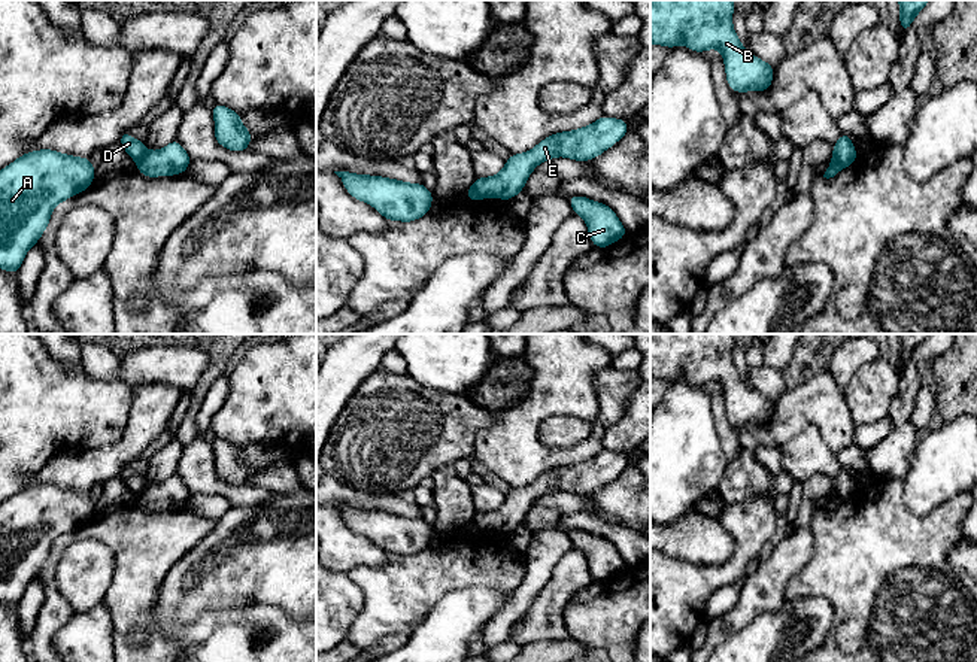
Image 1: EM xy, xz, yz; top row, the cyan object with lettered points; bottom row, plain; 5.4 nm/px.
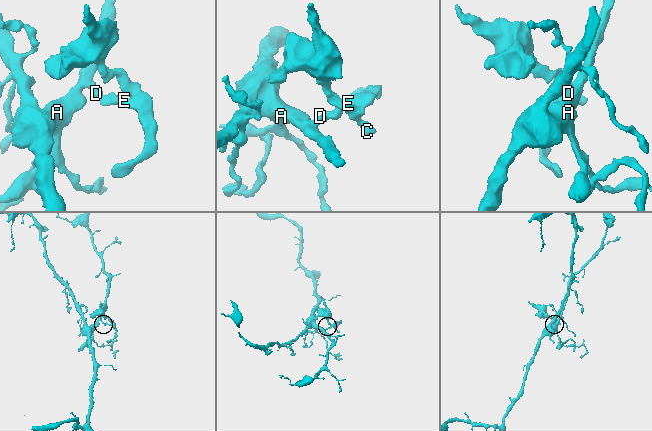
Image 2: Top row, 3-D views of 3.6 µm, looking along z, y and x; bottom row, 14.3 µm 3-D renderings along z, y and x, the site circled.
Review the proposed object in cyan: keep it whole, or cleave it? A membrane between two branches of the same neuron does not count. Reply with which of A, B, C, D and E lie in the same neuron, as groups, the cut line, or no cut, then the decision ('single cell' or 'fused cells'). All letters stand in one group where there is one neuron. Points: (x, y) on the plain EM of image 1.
groups A D / B C E; cut xy (146, 486), (137, 497); fused cells

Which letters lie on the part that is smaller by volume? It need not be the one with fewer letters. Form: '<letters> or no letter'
B, C, E

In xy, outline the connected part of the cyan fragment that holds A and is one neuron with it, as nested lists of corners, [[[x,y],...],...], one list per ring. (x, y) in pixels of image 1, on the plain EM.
[[[52,483],[27,486],[0,504],[0,602],[16,608],[54,541],[94,516],[91,492]]]

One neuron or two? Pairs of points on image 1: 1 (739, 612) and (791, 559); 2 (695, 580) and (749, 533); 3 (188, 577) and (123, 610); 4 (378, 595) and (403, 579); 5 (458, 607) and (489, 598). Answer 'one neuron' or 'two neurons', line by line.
1: one neuron
2: one neuron
3: two neurons
4: one neuron
5: one neuron

